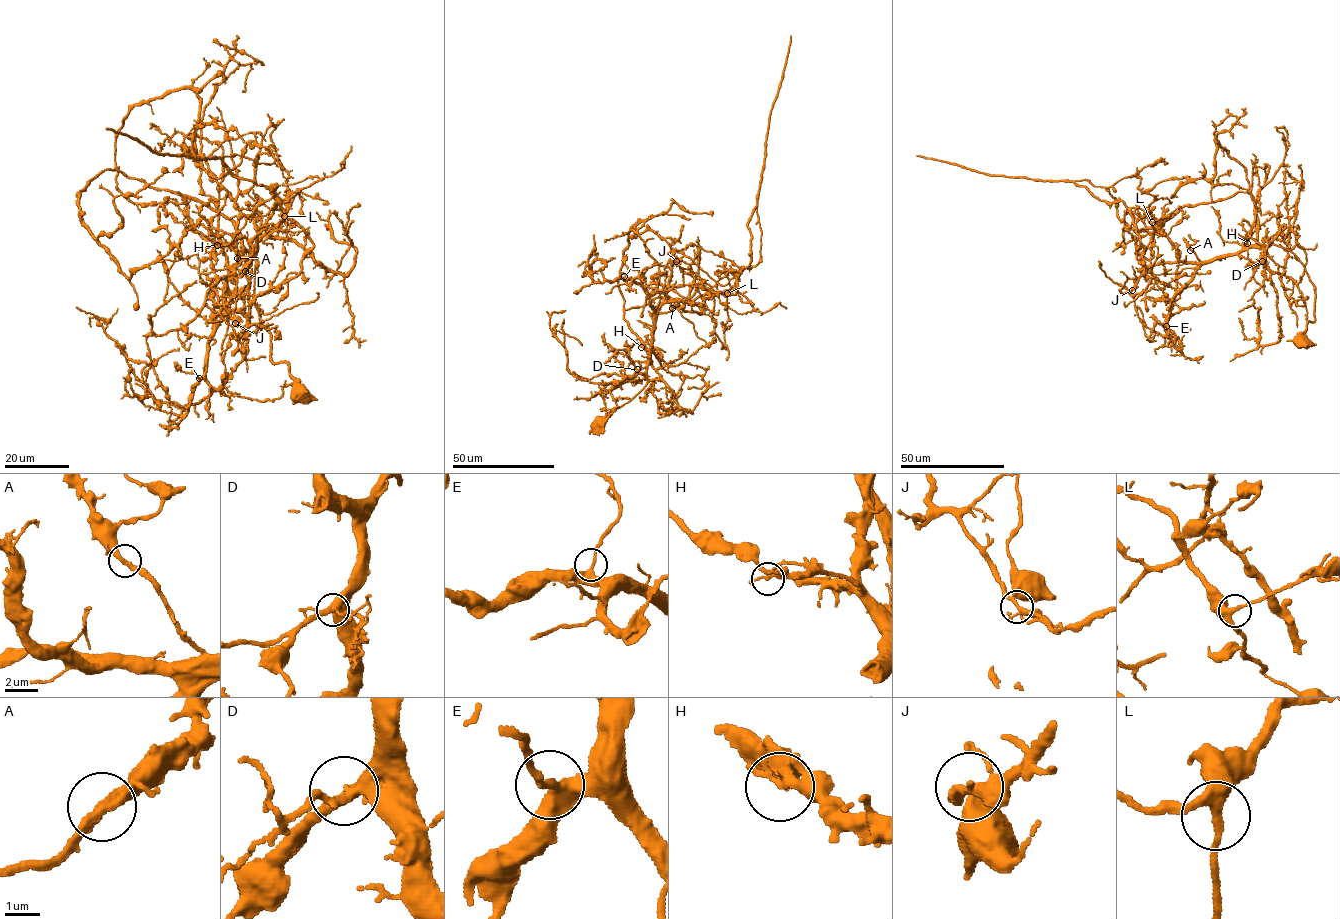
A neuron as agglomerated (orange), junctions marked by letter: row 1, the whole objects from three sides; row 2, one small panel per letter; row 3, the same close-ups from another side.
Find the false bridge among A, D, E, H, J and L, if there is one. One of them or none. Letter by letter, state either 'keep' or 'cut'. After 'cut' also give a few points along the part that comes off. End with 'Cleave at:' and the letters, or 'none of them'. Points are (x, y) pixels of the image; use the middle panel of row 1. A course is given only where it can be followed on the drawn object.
A: keep
D: keep
E: keep
H: keep
J: cut; course (676, 261), (714, 291), (725, 293), (748, 266), (751, 236), (748, 223), (757, 204), (769, 116), (791, 36)
L: keep
Cleave at: J

